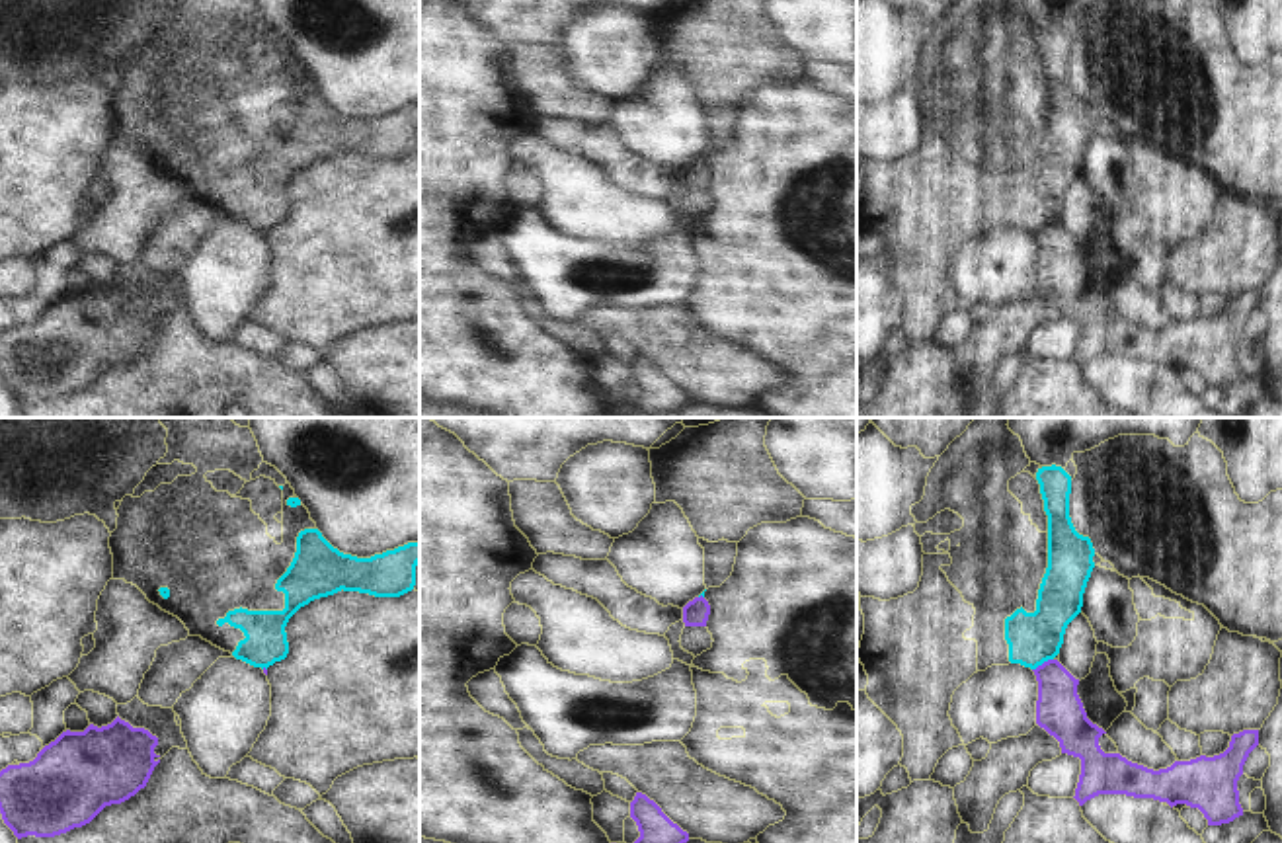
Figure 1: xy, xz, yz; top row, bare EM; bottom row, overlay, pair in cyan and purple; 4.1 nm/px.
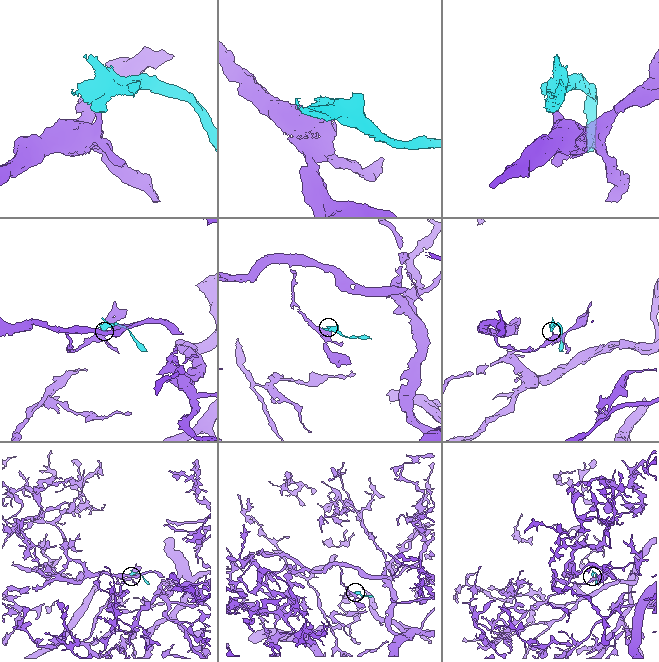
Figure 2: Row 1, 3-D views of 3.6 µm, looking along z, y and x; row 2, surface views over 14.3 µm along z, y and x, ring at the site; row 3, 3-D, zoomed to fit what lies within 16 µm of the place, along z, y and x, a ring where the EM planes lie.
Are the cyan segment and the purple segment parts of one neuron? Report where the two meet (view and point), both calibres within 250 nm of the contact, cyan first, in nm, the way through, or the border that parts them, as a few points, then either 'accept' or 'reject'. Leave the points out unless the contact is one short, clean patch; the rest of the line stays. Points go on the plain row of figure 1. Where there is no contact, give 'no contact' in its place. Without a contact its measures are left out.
contact yz (1042, 225); calibres 220 and 190 nm; border yz (1052, 221), (1033, 233); reject

